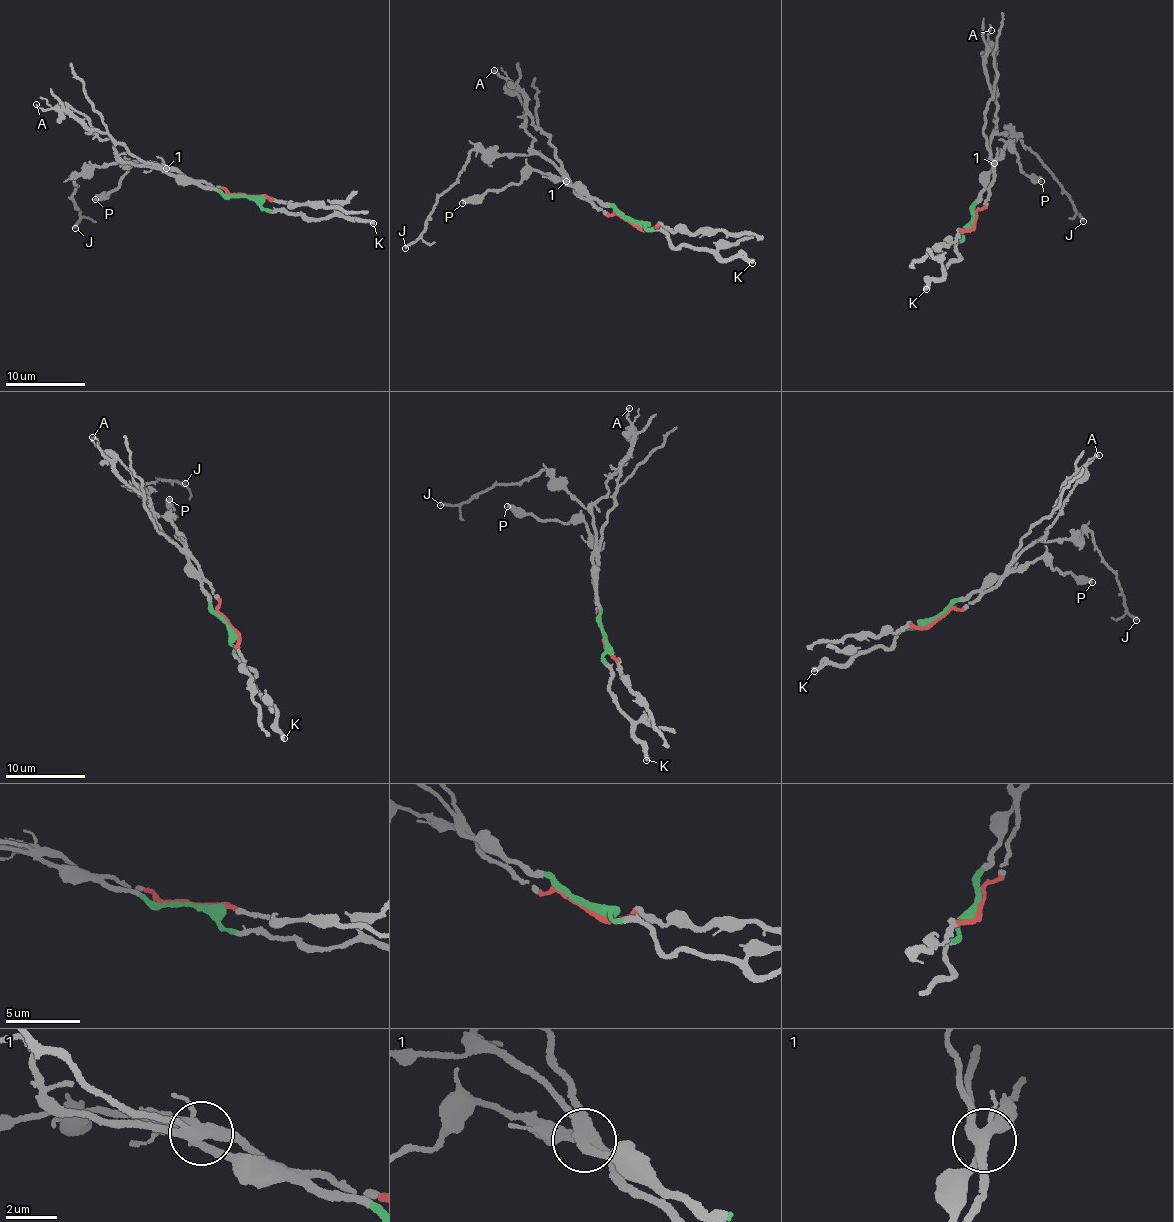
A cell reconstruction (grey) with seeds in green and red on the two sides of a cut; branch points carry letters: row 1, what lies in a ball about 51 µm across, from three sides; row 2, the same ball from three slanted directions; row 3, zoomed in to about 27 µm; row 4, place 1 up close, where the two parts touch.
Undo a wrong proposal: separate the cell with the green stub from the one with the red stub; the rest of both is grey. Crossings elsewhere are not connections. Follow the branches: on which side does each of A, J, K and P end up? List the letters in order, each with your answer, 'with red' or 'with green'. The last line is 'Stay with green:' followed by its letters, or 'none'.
A: with green
J: with green
K: with green
P: with red
Stay with green: A, J, K

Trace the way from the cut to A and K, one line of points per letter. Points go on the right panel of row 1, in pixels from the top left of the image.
A: (973, 221), (974, 207), (994, 168), (990, 148), (995, 131), (997, 70), (996, 53), (988, 39), (992, 30)
K: (973, 221), (954, 245), (960, 259), (950, 260), (943, 268), (943, 275), (933, 279), (927, 290)

